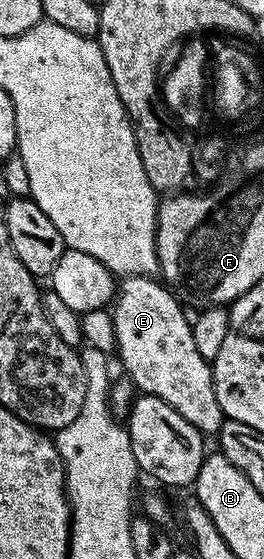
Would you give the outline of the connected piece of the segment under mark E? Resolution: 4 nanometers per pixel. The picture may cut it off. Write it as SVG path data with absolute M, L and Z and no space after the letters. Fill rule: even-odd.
M145 275L126 276L118 284L117 298L113 303L117 356L119 355L120 361L123 362L128 377L140 387L138 390L142 394L161 397L161 401L173 405L173 409L177 409L177 413L181 413L181 417L185 417L189 425L202 431L204 436L215 437L219 434L225 416L217 402L211 363L205 357L201 357L201 353L197 353L197 345L191 332L192 320L189 315L187 319L182 306L184 307L184 304L175 292L164 286L158 278Z

